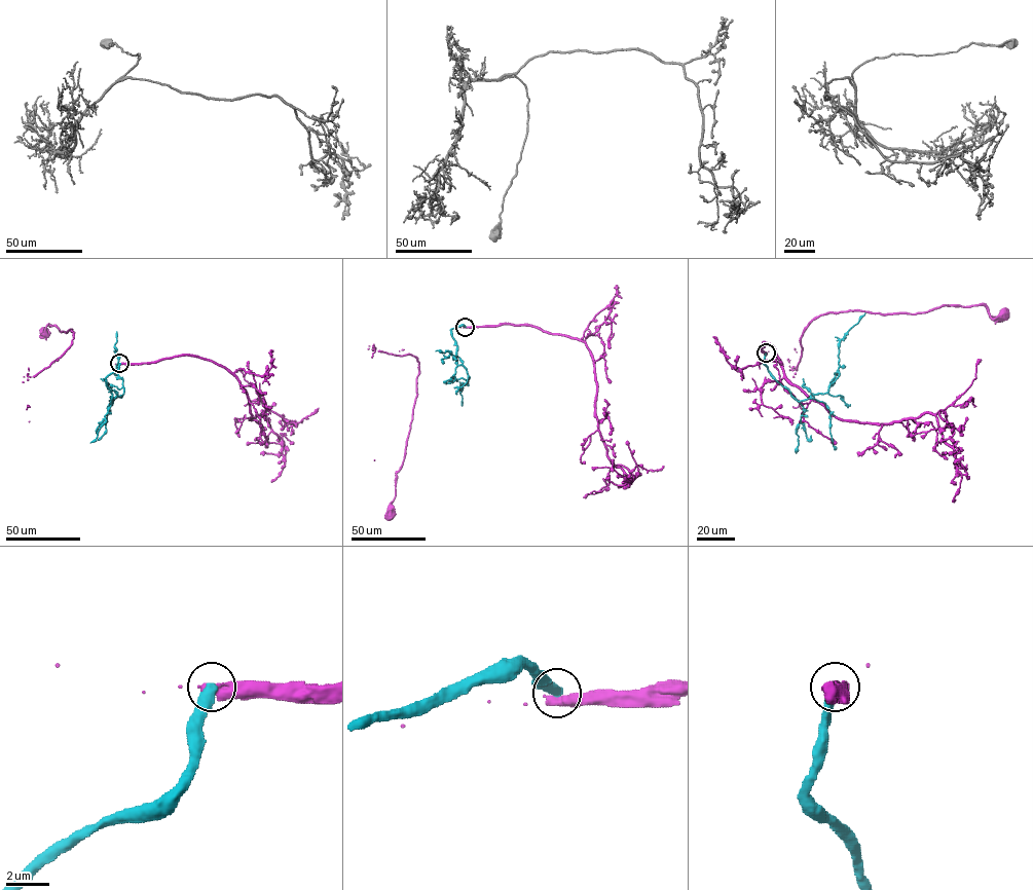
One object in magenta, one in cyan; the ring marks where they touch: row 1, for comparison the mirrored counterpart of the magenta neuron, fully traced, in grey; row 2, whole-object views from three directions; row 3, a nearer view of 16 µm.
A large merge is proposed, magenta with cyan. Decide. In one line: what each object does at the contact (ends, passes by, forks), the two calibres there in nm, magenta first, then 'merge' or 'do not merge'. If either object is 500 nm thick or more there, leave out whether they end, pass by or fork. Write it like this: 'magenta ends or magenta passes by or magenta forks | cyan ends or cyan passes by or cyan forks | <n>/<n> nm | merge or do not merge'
magenta passes by | cyan ends | 340/480 nm | do not merge

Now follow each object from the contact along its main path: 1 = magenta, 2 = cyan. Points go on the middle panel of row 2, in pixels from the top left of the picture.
1: (465, 327), (454, 329), (415, 356), (416, 397), (405, 455), (396, 473), (395, 496), (389, 506), (390, 516)
2: (465, 327), (451, 330), (457, 345), (457, 364), (469, 376), (468, 384), (460, 387), (462, 406)

